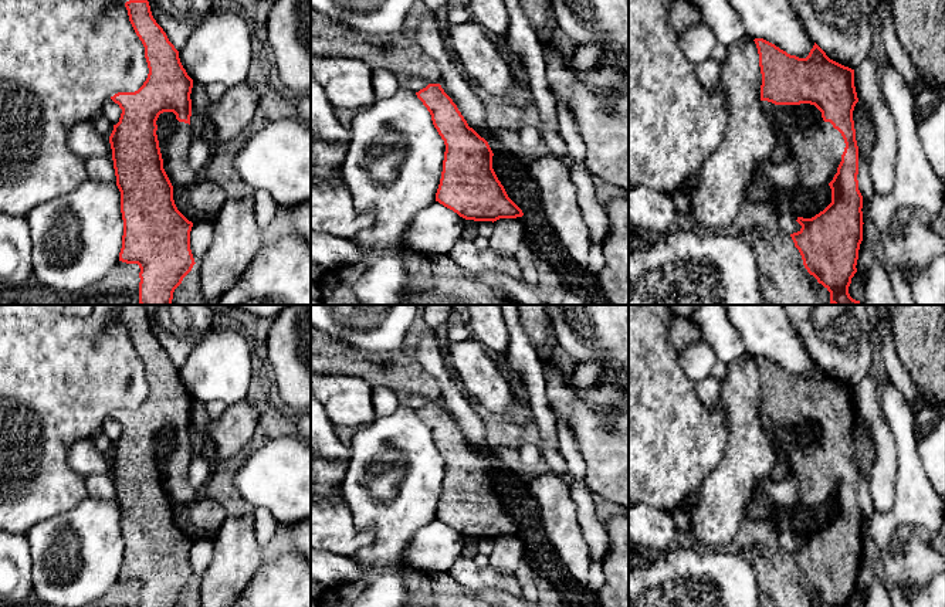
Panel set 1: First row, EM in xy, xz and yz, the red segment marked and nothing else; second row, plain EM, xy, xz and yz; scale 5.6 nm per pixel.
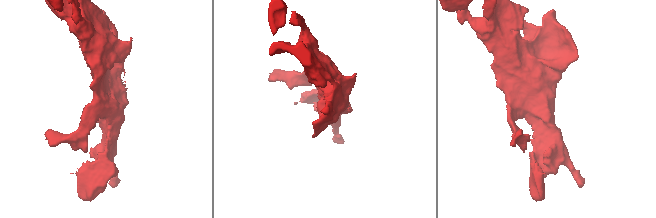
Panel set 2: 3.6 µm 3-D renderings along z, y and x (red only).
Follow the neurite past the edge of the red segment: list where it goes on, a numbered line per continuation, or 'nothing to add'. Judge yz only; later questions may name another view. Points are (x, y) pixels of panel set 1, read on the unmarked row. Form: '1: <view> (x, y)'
1: yz (818, 471)

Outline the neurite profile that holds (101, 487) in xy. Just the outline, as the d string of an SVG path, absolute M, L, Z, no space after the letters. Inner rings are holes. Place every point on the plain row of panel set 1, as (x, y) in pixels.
M94 474L85 478L88 495L106 502L116 503L116 494L112 475Z

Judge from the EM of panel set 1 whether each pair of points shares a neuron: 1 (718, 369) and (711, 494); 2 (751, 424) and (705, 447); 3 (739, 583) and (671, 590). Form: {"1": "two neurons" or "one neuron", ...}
{"1": "two neurons", "2": "two neurons", "3": "one neuron"}

